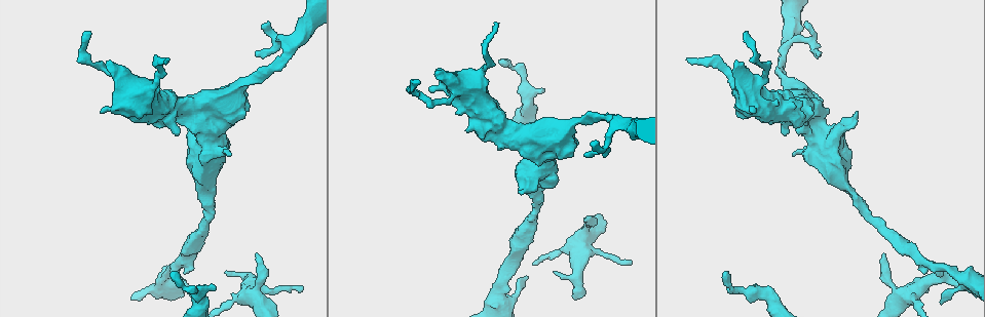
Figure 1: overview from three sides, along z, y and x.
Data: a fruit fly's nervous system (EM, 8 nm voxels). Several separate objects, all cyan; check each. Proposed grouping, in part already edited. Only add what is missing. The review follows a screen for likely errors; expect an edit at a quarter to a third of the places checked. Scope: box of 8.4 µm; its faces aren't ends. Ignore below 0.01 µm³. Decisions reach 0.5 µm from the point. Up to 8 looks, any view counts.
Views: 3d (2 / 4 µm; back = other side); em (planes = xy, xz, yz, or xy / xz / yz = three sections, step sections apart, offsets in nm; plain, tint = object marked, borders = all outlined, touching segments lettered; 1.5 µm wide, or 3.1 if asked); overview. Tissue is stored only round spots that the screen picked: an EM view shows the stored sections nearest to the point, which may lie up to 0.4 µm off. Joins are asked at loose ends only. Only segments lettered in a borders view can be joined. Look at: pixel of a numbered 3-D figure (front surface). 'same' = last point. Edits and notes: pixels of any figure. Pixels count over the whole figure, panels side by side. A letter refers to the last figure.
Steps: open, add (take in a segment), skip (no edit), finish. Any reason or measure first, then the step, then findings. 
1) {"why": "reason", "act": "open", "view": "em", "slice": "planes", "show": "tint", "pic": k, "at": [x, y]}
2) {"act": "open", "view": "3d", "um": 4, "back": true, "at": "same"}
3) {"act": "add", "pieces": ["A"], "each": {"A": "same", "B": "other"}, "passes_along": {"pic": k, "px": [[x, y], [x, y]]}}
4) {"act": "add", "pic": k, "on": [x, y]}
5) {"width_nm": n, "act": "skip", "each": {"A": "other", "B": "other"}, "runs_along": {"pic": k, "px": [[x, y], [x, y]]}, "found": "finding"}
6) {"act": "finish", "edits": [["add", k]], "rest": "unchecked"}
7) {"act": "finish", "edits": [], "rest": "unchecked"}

{"why": "tapers out", "act": "open", "view": "em", "slice": "planes", "show": "borders", "pic": 1, "at": [166, 58]}

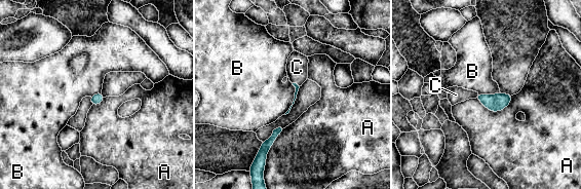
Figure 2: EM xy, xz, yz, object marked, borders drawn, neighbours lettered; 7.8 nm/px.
{"longest_contact_nm": ["A", 300], "act": "add", "pieces": ["C"], "each": {"A": "other", "B": "other", "C": "same"}, "passes_along": {"pic": 2, "px": [[296, 85], [296, 83], [297, 67]]}, "found": "it goes on there"}

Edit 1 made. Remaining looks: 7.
{"act": "open", "view": "overview"}

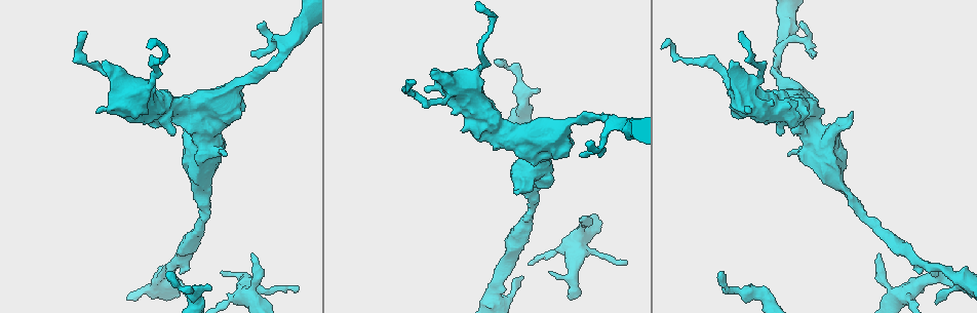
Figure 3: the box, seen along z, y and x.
{"act": "open", "view": "em", "slice": "yz", "step": 4, "show": "tint", "pic": 3, "at": [569, 296]}

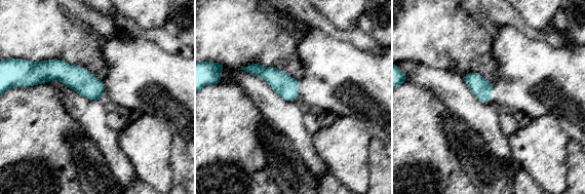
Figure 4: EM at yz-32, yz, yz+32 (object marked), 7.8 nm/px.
{"why": "see the neighbours", "act": "open", "view": "em", "slice": "yz", "step": 4, "show": "borders", "at": "same"}

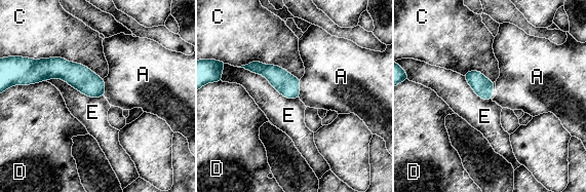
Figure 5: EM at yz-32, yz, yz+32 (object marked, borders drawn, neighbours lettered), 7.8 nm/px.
{"act": "add", "pieces": ["A"], "each": {"A": "same", "C": "other", "D": "other", "E": "other"}, "passes_along": {"pic": 5, "px": [[287, 85], [299, 88], [329, 82]]}, "found": "the neuron continues"}

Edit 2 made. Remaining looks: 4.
{"act": "finish", "edits": [["add", 2], ["add", 5]], "rest": "unchecked"}

